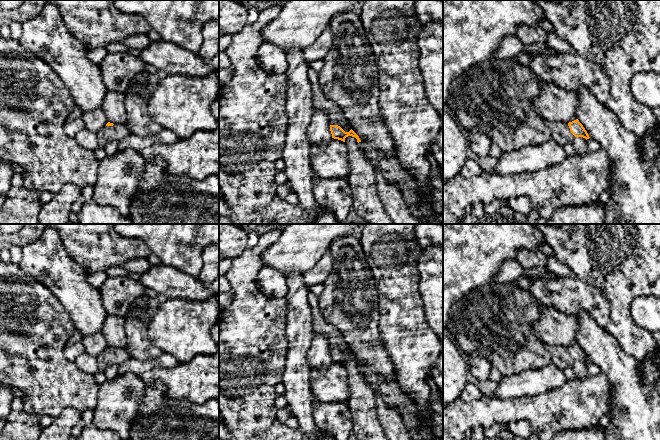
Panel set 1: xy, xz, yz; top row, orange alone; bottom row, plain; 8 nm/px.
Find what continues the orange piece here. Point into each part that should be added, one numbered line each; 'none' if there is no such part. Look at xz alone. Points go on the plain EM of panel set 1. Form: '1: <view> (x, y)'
1: xz (335, 340)
2: xz (392, 395)

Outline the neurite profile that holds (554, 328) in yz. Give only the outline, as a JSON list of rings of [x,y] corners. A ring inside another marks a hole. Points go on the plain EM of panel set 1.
[[[539,303],[541,317],[534,322],[535,334],[547,345],[569,347],[577,343],[577,319]]]

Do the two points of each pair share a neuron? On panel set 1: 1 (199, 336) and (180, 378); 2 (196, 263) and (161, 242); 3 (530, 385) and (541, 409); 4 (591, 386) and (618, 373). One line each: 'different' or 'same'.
1: different
2: same
3: different
4: different

